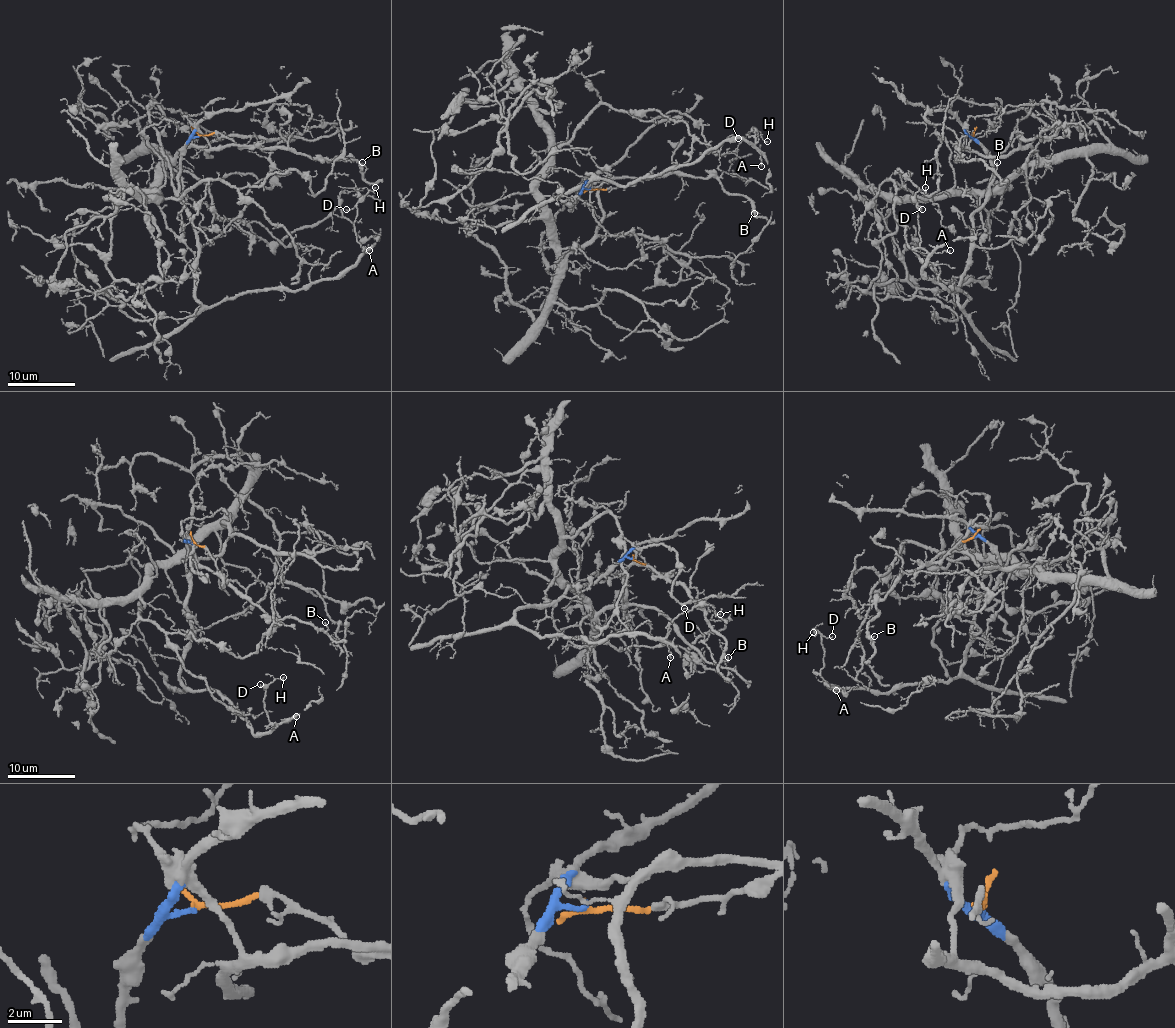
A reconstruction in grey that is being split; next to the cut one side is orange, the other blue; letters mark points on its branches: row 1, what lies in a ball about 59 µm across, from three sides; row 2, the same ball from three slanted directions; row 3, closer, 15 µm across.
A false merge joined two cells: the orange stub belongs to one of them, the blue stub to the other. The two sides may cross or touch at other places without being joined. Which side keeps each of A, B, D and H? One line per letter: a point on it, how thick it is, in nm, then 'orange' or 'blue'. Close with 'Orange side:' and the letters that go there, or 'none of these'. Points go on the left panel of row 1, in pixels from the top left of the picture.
A: (369, 250) | 130 nm | blue
B: (362, 162) | 130 nm | orange
D: (346, 209) | 100 nm | blue
H: (375, 187) | 130 nm | blue
Orange side: B

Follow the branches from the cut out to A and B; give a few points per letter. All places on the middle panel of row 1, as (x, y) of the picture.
A: (590, 189), (570, 209), (590, 185), (587, 174), (627, 185), (737, 138), (761, 165)
B: (590, 189), (626, 187), (632, 182), (683, 174), (714, 177), (727, 192), (742, 194), (758, 212), (754, 212)

